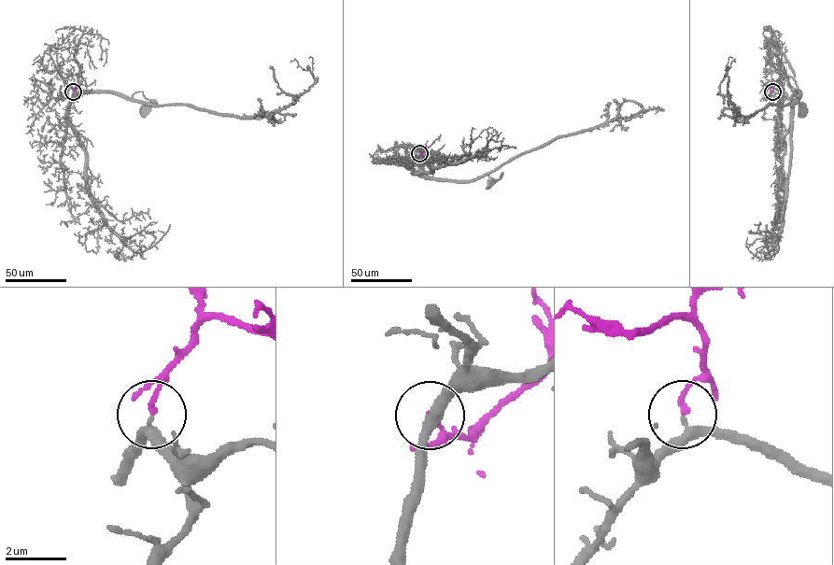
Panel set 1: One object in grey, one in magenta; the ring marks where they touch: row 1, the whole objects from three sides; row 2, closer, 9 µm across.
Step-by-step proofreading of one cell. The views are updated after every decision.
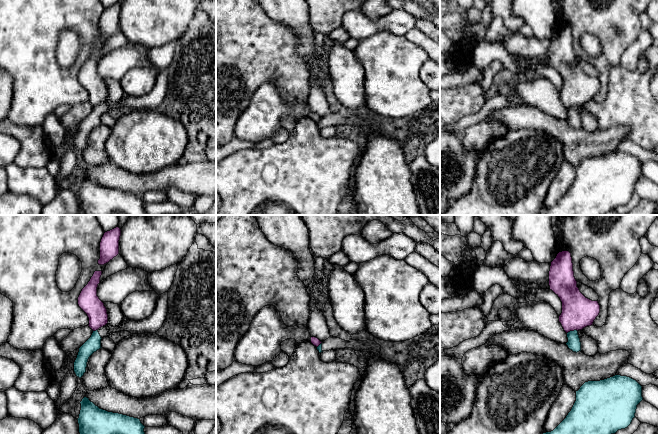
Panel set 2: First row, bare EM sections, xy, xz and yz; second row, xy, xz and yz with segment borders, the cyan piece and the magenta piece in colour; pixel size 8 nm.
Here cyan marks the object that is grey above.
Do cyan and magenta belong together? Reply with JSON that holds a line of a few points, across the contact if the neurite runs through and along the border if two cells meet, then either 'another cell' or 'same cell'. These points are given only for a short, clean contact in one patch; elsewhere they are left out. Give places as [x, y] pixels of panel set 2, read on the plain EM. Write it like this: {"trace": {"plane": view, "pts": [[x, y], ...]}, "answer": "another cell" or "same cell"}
{"trace": {"plane": "yz", "pts": [[577, 106], [571, 106], [567, 109]]}, "answer": "another cell"}

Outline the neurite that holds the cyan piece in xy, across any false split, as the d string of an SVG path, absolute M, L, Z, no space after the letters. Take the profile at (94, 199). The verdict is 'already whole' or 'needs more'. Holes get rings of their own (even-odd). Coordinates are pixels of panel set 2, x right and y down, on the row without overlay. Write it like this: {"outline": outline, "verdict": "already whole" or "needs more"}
{"outline": "M87 173L80 180L77 196L84 215L147 215L140 195L100 185Z", "verdict": "already whole"}

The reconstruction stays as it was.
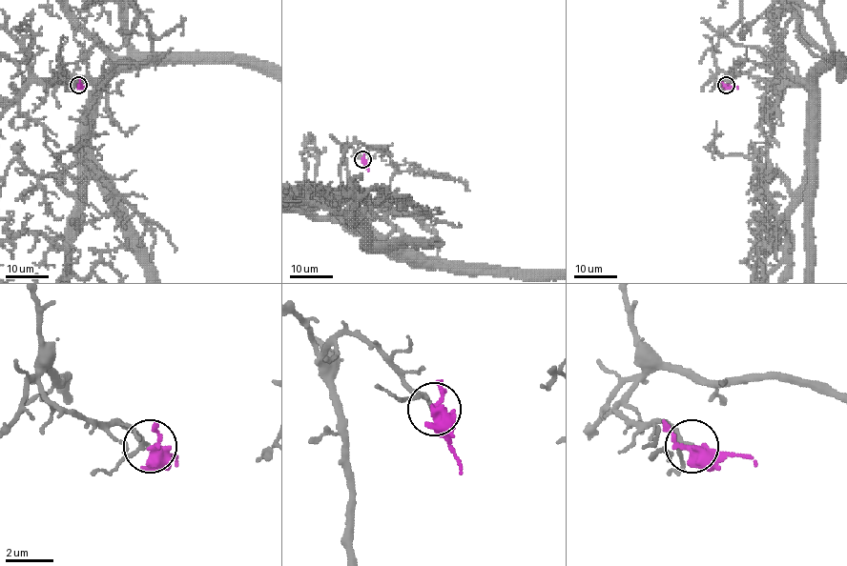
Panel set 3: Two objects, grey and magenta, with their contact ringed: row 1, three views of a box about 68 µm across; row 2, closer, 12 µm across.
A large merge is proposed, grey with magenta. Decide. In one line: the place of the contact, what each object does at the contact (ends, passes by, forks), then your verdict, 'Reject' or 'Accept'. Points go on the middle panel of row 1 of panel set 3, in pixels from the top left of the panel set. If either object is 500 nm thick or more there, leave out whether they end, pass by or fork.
Place: (362, 159). At the ring grey passes by. At the ring magenta passes by. Reject

